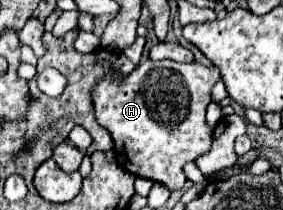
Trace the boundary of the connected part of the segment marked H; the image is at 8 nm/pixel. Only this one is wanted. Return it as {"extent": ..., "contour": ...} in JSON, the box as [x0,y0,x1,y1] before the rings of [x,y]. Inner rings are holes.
{"extent":[92,59,220,191],"contour":[[[170,59],[142,61],[124,81],[108,75],[92,89],[96,119],[114,139],[118,165],[166,185],[170,191],[186,183],[184,165],[196,161],[212,145],[212,127],[206,123],[210,91],[220,81],[216,65],[178,63]]]}

